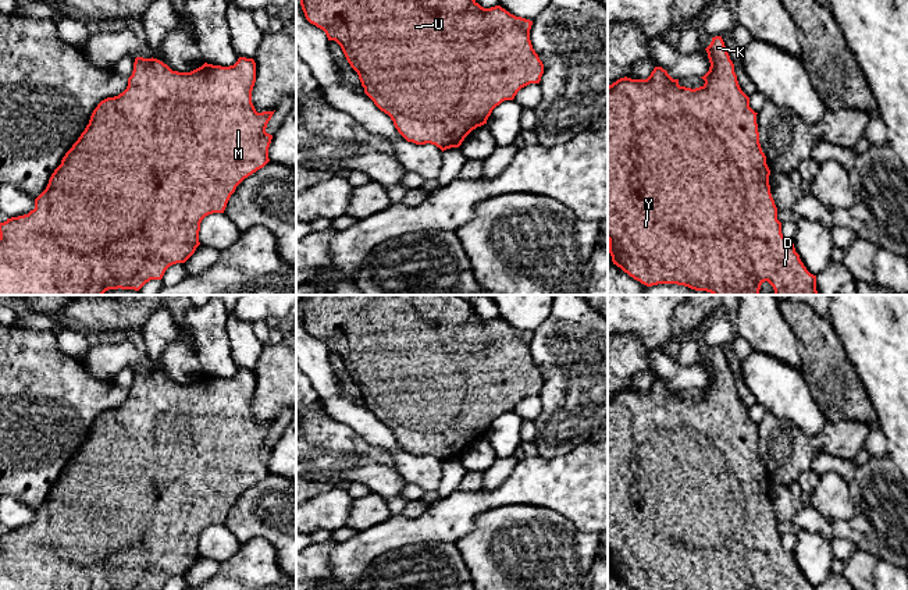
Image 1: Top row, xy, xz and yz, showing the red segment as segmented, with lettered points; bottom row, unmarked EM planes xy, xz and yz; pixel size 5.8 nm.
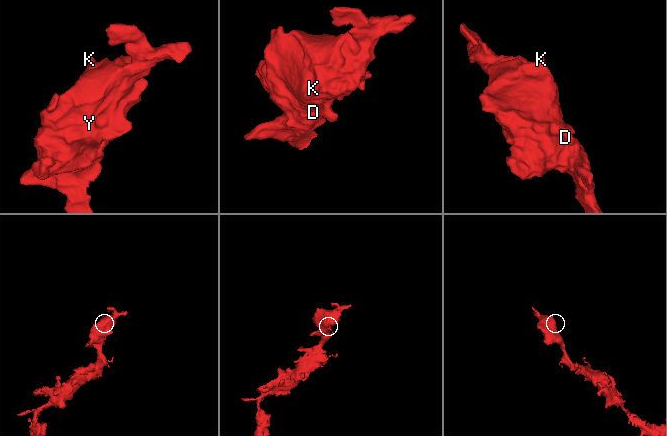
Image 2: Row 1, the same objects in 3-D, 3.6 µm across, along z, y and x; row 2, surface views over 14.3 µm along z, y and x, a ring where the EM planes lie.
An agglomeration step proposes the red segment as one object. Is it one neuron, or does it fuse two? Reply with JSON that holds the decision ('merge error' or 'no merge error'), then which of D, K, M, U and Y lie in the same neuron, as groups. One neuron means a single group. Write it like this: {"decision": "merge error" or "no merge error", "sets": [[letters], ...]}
{"decision": "no merge error", "sets": [["D", "K", "M", "U", "Y"]]}

